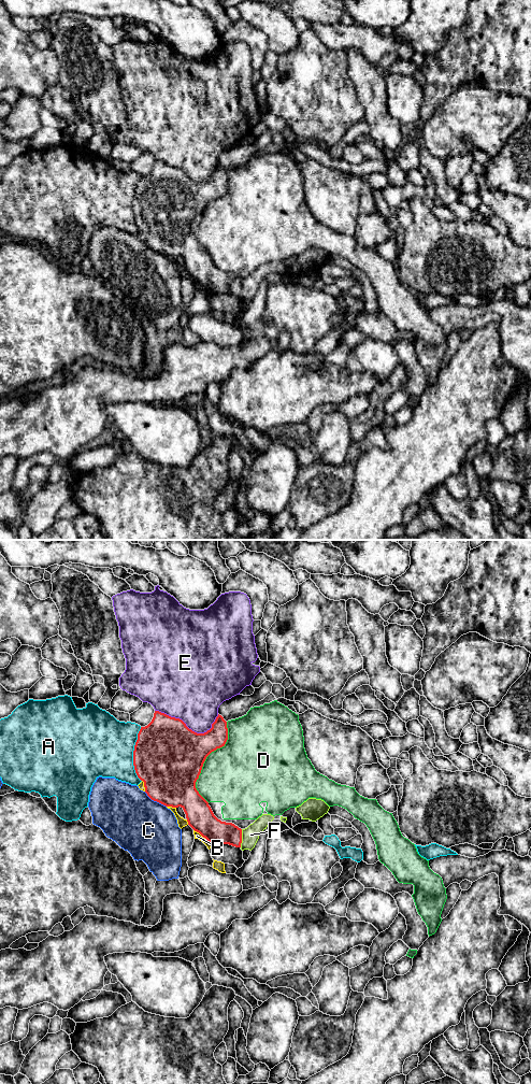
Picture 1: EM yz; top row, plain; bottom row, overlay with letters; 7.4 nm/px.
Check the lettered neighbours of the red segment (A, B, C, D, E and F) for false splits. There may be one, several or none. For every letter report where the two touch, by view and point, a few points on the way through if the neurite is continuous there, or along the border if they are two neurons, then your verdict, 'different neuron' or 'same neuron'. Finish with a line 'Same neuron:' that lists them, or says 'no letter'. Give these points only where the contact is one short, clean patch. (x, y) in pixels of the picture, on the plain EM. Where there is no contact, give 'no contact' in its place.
A: meets red in yz at (133, 203); different neuron
B: meets red in yz at (202, 285); different neuron
C: meets red in yz at (155, 250); different neuron
D: meets red in yz at (204, 210); different neuron
E: meets red in yz at (188, 177); different neuron
F: meets red in yz at (241, 287); same neuron
Same neuron: F

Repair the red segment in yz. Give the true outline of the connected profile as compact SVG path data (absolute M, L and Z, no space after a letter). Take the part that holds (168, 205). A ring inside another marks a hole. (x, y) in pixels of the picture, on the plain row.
M155 160L152 171L141 176L133 200L133 215L138 227L144 231L147 245L166 256L181 256L188 274L211 294L229 294L242 300L252 300L260 283L274 269L271 263L262 263L247 277L241 279L232 272L218 269L209 252L199 243L196 231L199 228L206 206L217 198L225 196L228 189L227 171L218 163L212 177L197 183L186 173L159 160Z

